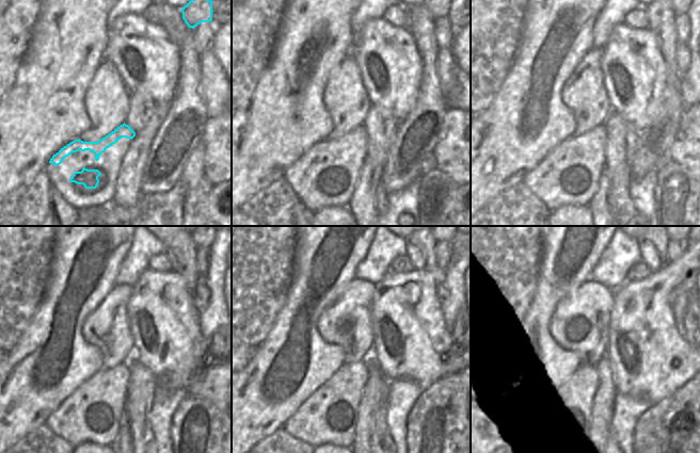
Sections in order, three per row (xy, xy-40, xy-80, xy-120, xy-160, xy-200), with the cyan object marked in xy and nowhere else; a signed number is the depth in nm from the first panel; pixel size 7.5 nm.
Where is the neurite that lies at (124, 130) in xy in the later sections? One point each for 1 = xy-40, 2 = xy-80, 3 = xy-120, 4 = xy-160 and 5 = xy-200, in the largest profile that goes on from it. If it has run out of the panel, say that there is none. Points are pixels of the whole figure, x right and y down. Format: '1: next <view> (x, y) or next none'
1: next xy-40 (337, 146)
2: next xy-80 (575, 145)
3: next xy-120 (101, 382)
4: next xy-160 (340, 383)
5: next xy-200 (587, 374)

